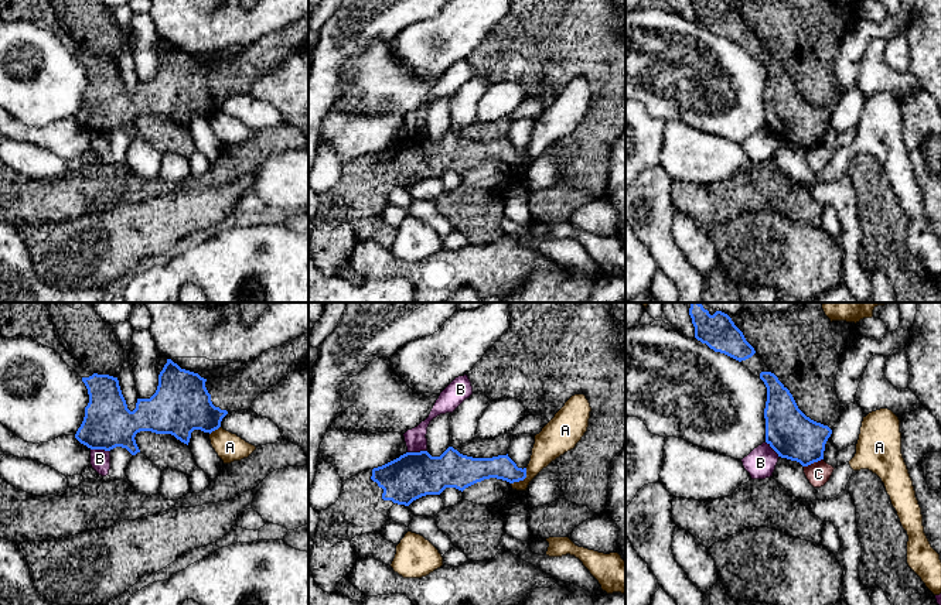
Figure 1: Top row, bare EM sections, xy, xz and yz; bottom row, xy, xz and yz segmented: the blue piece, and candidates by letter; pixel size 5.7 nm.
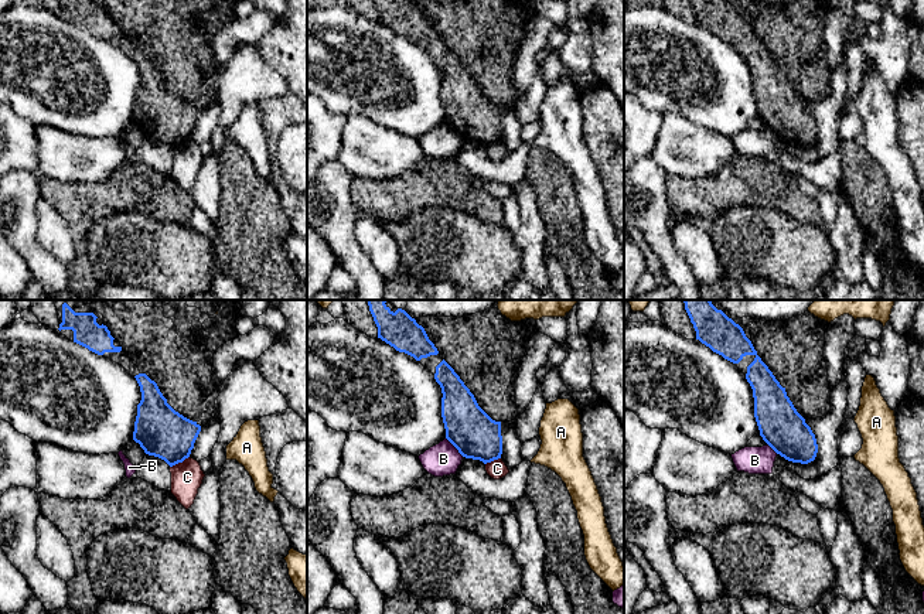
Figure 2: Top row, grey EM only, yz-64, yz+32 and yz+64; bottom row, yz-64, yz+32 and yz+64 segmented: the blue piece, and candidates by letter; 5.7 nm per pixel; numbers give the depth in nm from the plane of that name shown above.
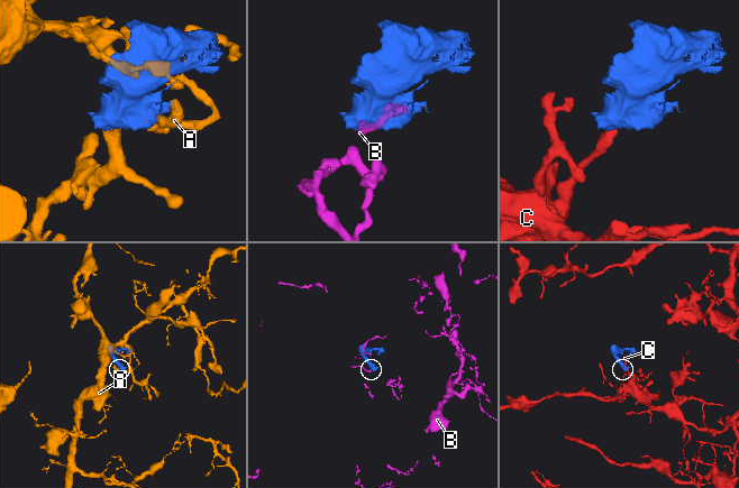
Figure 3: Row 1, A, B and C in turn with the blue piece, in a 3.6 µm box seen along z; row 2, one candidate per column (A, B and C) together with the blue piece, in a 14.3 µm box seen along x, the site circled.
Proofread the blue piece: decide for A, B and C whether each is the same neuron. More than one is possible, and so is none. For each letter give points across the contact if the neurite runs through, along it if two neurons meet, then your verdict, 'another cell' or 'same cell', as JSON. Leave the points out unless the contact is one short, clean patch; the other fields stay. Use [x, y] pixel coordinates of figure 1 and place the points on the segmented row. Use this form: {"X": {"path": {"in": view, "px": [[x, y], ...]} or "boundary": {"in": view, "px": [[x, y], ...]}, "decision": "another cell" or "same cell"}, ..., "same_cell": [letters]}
{"A": {"decision": "another cell"}, "B": {"boundary": {"in": "xy", "px": [[91, 448], [109, 451]]}, "decision": "another cell"}, "C": {"boundary": {"in": "yz", "px": [[822, 458], [804, 467]]}, "decision": "another cell"}, "same_cell": []}

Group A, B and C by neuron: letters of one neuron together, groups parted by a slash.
A / B / C

